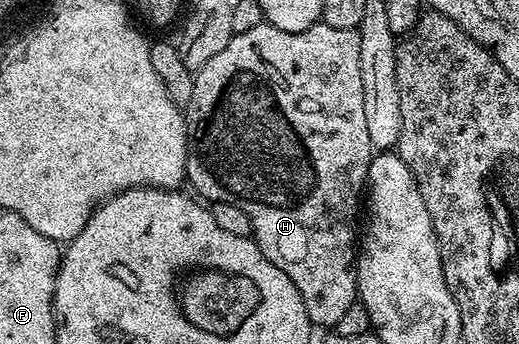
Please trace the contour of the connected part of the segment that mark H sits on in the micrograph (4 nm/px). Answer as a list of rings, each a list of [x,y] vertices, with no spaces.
[[[264,21],[260,25],[256,25],[256,29],[248,29],[248,33],[235,34],[228,41],[228,45],[224,45],[224,49],[220,49],[220,53],[216,53],[216,57],[212,57],[212,61],[208,61],[208,65],[201,67],[195,74],[192,101],[184,108],[184,118],[186,121],[186,179],[188,183],[191,183],[191,185],[199,191],[197,194],[201,196],[203,200],[210,199],[206,201],[209,201],[211,204],[227,203],[228,205],[236,205],[240,209],[244,209],[244,213],[248,213],[248,217],[250,218],[250,234],[255,245],[262,250],[264,257],[268,257],[268,261],[272,261],[272,265],[276,265],[276,269],[288,273],[292,285],[296,285],[296,289],[304,301],[311,324],[313,324],[315,328],[334,328],[336,321],[340,321],[341,315],[348,310],[348,305],[352,305],[358,299],[358,272],[356,270],[356,232],[360,227],[358,198],[360,198],[361,195],[363,198],[364,188],[366,187],[366,174],[370,168],[370,160],[372,158],[372,148],[368,141],[368,124],[364,122],[364,85],[360,81],[360,37],[358,36],[357,30],[336,29],[332,25],[319,21],[313,23],[308,29],[304,29],[300,33],[284,33],[284,29],[276,29],[272,24]]]

